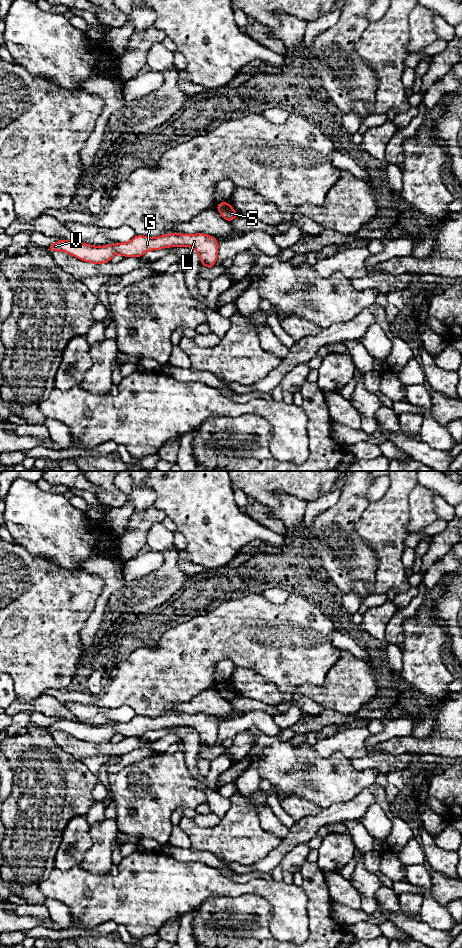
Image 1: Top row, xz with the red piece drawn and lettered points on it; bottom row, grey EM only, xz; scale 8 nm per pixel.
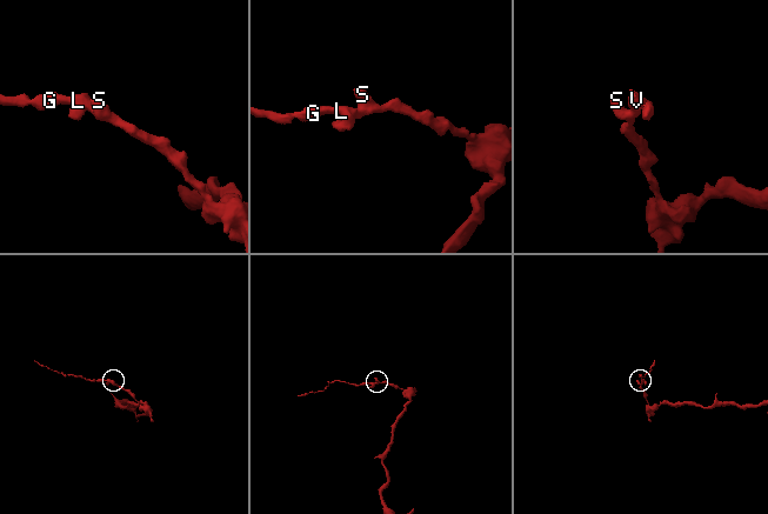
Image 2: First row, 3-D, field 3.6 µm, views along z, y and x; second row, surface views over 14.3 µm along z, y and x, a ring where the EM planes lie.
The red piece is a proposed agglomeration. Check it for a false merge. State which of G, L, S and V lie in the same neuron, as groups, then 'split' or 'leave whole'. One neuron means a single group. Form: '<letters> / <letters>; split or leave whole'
G L S V; leave whole

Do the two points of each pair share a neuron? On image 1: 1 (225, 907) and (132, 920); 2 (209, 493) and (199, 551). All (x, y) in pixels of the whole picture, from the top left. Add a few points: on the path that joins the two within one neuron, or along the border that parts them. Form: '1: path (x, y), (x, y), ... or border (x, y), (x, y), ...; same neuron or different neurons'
1: border (212, 897), (204, 900), (192, 911); different neurons
2: path (203, 507), (202, 537); same neuron

